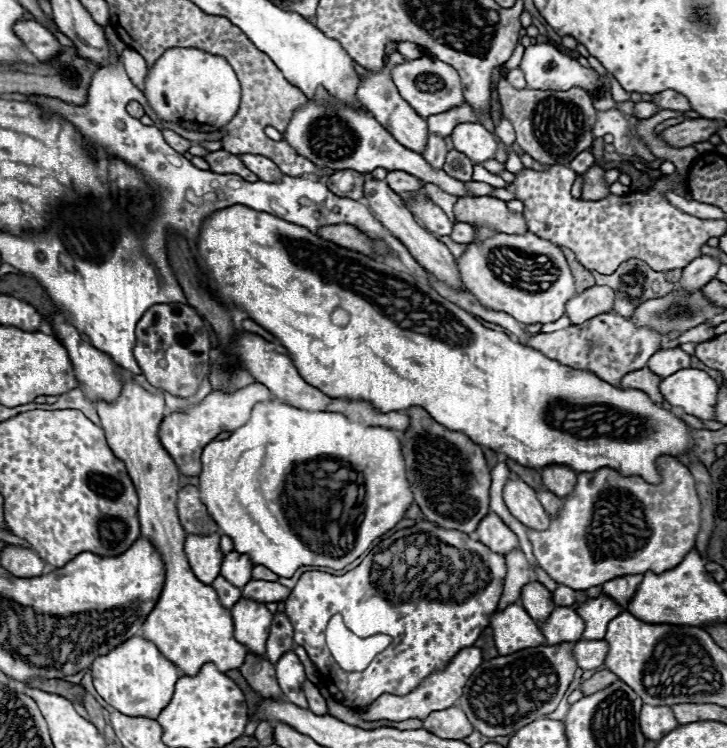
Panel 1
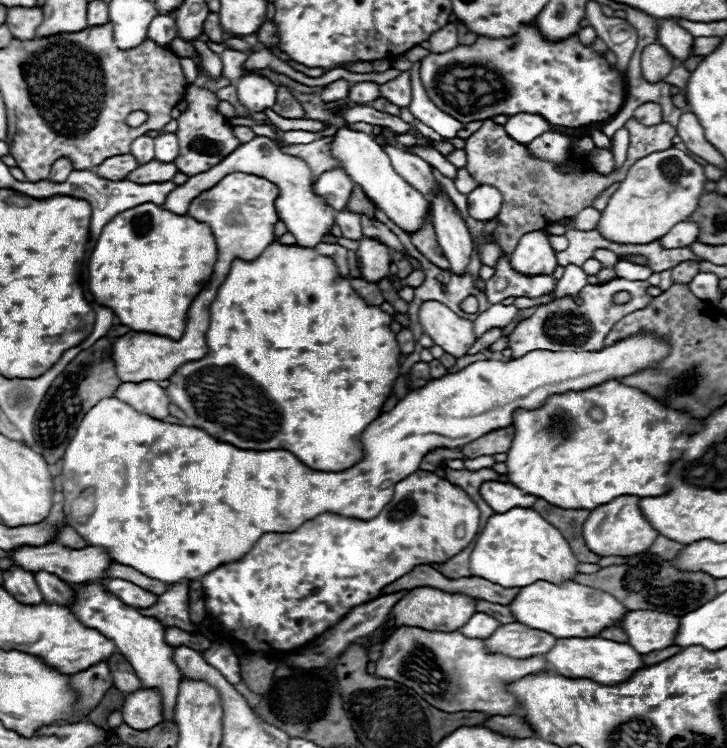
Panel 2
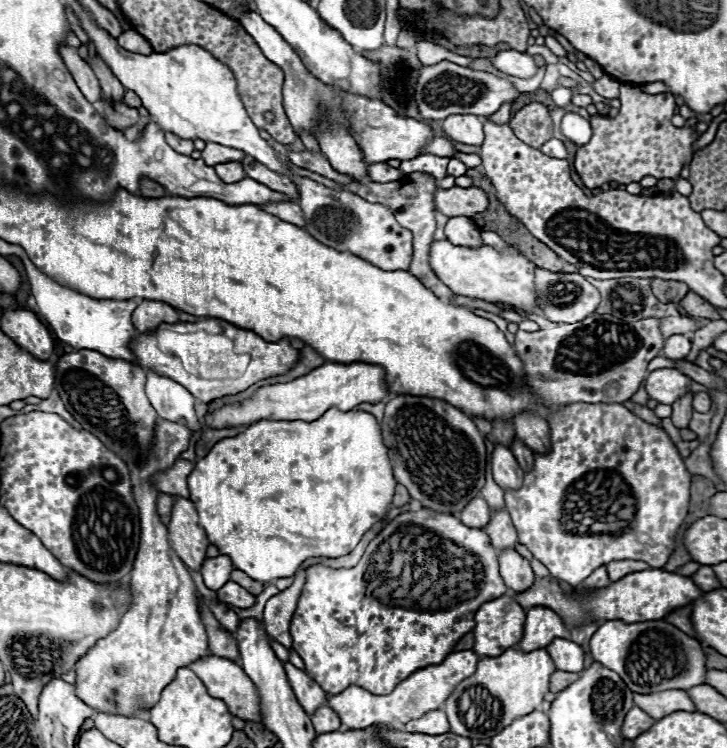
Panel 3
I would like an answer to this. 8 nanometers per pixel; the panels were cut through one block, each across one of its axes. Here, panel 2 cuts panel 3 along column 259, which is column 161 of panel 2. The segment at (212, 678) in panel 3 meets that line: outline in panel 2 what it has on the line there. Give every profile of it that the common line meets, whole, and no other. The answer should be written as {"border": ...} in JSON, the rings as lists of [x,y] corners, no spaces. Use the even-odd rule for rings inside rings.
{"border":[[[140,688],[126,696],[122,706],[124,722],[134,730],[144,730],[160,724],[162,716],[162,696],[158,688]]]}

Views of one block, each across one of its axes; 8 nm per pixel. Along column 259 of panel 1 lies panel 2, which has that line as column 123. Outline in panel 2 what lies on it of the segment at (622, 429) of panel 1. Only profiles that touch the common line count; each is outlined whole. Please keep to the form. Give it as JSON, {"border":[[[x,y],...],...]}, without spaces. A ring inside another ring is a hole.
{"border":[[[144,202],[114,216],[90,256],[90,292],[96,302],[114,310],[120,322],[136,332],[180,338],[192,300],[212,276],[218,248],[206,222],[174,214]]]}

